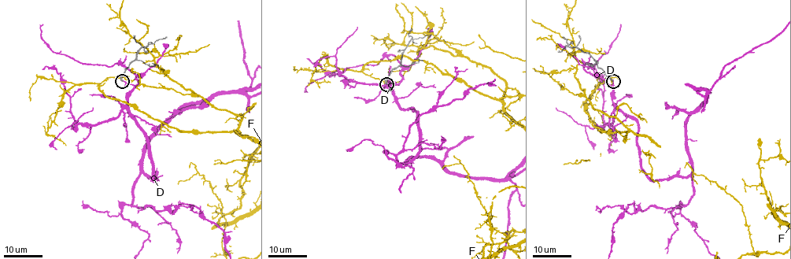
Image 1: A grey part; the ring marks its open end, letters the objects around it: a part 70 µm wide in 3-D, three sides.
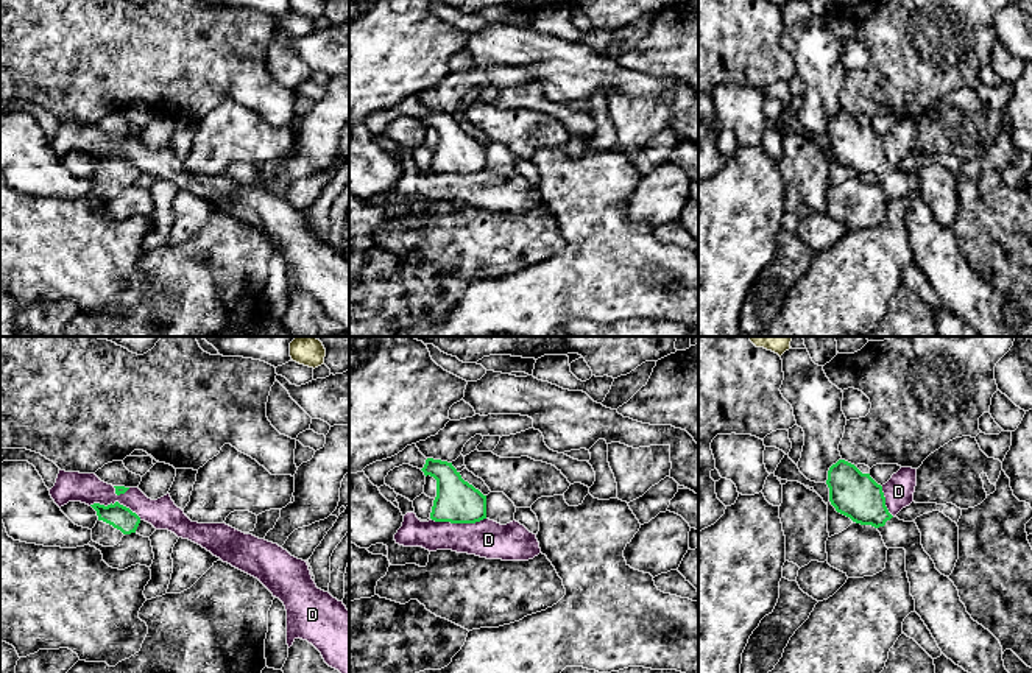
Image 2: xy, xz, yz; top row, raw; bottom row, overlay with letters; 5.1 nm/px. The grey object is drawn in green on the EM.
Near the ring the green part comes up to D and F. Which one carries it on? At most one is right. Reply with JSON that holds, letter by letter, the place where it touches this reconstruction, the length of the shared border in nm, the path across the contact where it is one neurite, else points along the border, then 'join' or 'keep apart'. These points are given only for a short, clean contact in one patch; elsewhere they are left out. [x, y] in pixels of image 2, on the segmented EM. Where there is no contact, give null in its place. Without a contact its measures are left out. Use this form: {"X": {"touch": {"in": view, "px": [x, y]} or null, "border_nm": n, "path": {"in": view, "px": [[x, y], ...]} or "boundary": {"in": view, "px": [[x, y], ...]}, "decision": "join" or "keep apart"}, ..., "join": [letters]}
{"D": {"touch": {"in": "xz", "px": [459, 522]}, "border_nm": 280, "boundary": {"in": "xz", "px": [[485, 517], [476, 522], [432, 521]]}, "decision": "keep apart"}, "F": {"touch": null, "decision": "keep apart"}, "join": []}

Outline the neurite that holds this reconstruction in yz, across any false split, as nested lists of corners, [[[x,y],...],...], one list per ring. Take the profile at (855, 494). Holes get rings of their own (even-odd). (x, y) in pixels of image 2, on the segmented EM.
[[[845,460],[829,467],[826,484],[837,513],[856,523],[875,527],[887,548],[906,550],[915,612],[942,653],[968,673],[1009,673],[999,640],[971,618],[954,583],[935,569],[921,545],[917,523],[889,513],[882,486]]]

